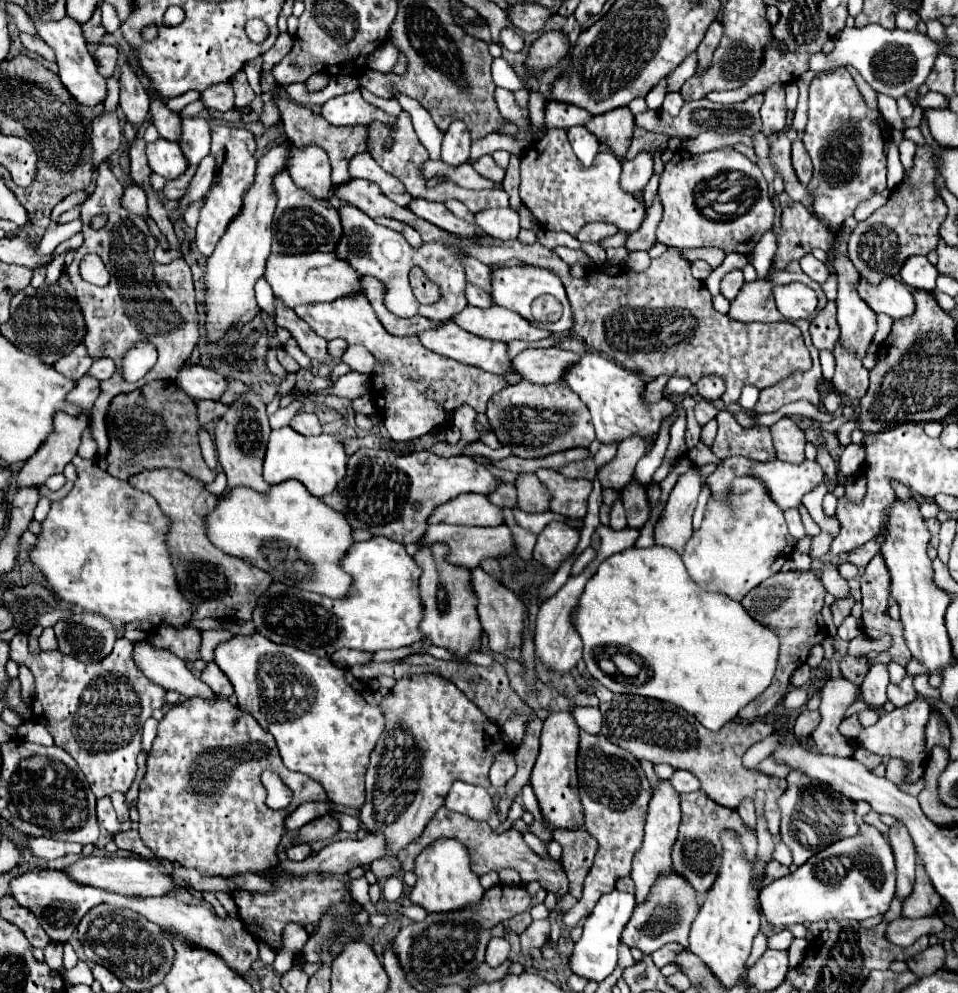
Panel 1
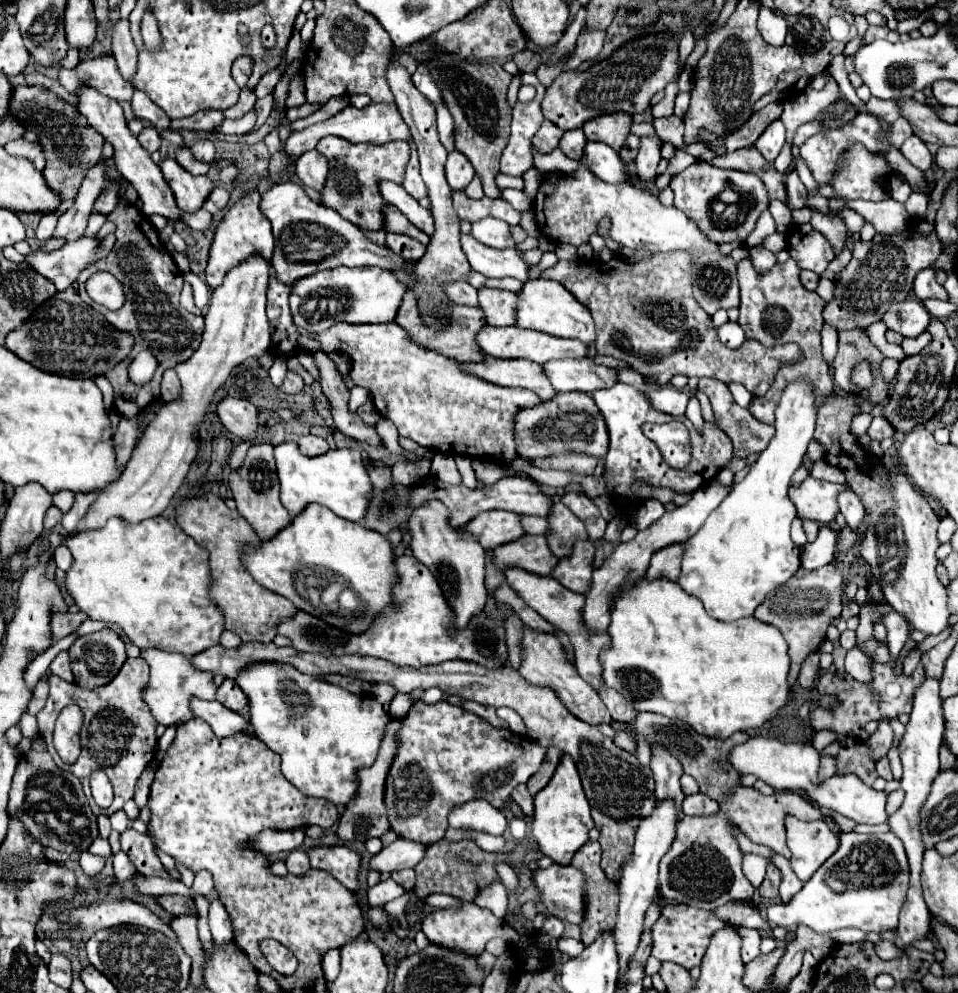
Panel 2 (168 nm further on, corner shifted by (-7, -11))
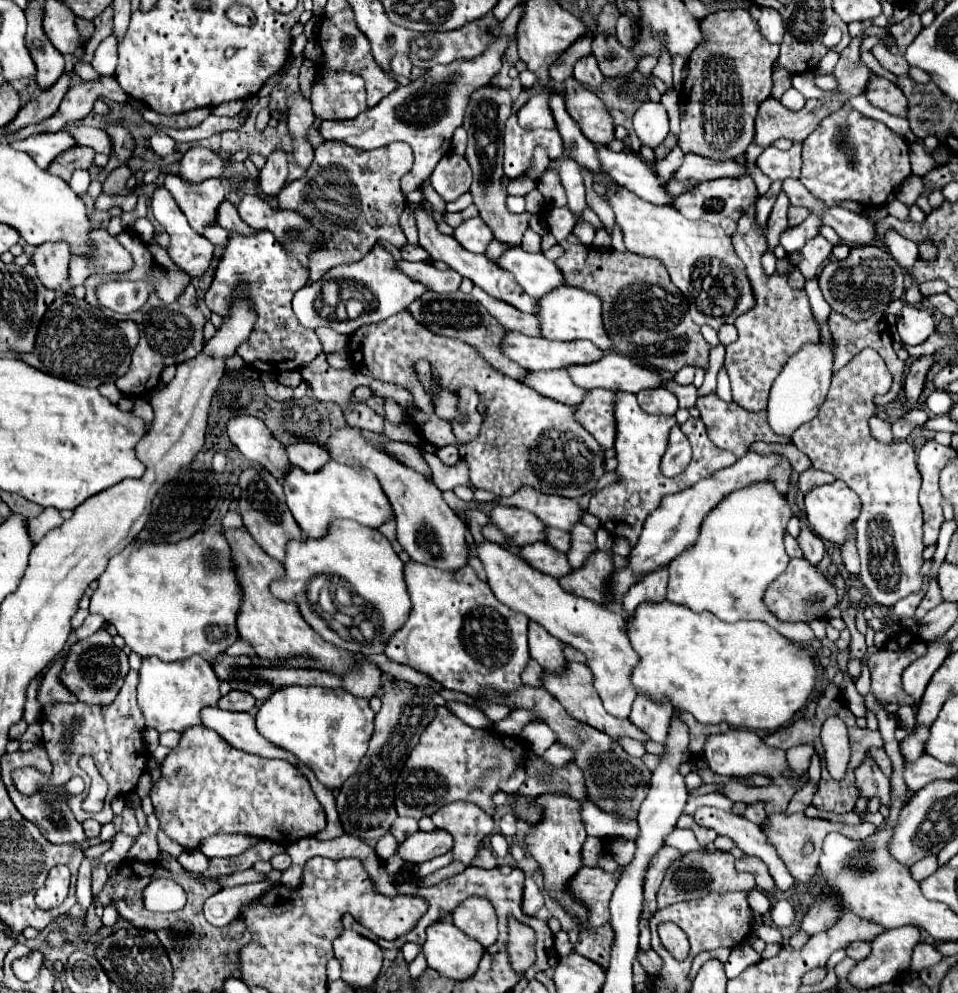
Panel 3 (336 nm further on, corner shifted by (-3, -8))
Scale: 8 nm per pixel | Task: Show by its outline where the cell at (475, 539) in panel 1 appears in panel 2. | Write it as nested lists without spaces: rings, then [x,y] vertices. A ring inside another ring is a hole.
[[[523,536],[511,544],[495,548],[493,552],[493,562],[499,570],[507,566],[517,566],[539,576],[549,576],[555,568],[555,562],[559,562],[559,558],[551,554],[547,540],[543,536]]]

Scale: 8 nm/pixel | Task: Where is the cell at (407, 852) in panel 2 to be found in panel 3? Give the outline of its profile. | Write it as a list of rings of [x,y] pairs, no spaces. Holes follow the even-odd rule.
[[[417,831],[415,835],[411,835],[409,839],[405,839],[399,849],[397,855],[411,865],[419,865],[423,861],[429,861],[437,855],[447,853],[453,847],[453,839],[447,831],[433,831],[433,833],[423,833]]]

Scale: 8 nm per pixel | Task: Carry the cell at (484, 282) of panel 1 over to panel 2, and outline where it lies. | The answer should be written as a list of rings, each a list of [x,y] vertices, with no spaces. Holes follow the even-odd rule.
[[[497,288],[479,290],[479,306],[491,326],[515,326],[515,298],[517,294]]]

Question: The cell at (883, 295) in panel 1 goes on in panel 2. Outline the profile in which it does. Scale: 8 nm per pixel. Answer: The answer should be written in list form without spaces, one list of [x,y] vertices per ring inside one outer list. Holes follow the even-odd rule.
[[[919,300],[895,302],[883,316],[889,330],[903,334],[905,338],[917,338],[923,334],[931,322],[931,314],[923,308]]]

